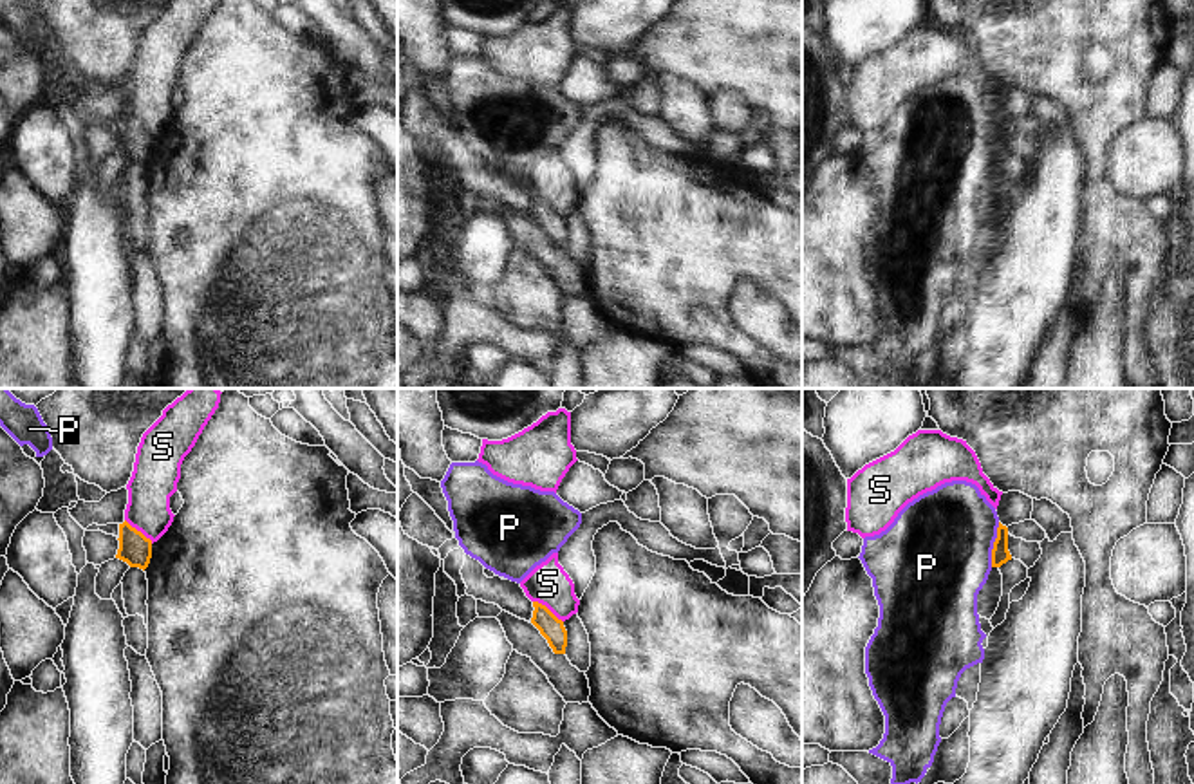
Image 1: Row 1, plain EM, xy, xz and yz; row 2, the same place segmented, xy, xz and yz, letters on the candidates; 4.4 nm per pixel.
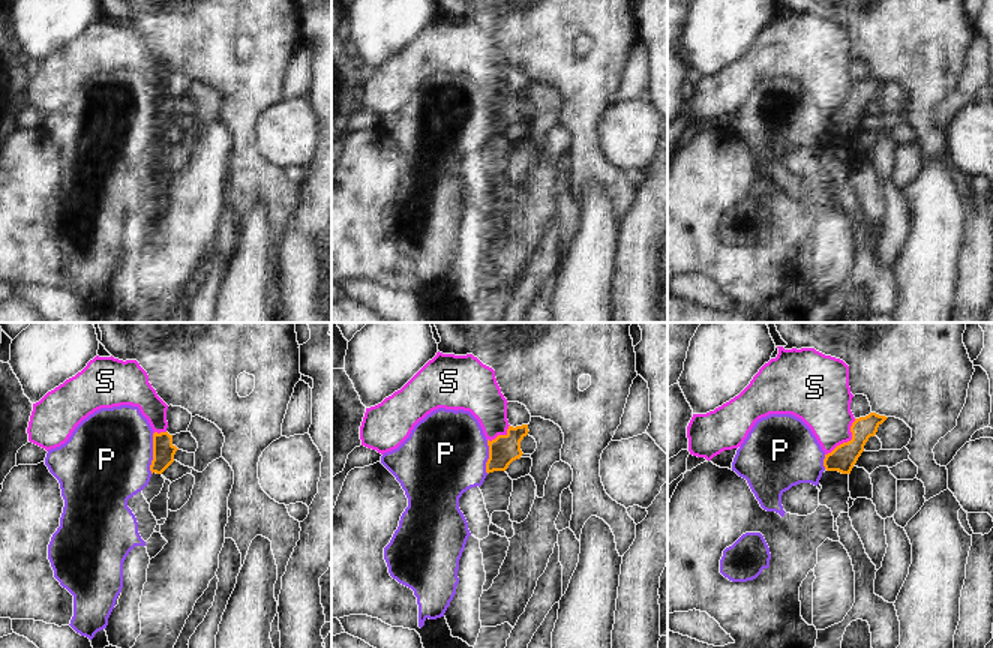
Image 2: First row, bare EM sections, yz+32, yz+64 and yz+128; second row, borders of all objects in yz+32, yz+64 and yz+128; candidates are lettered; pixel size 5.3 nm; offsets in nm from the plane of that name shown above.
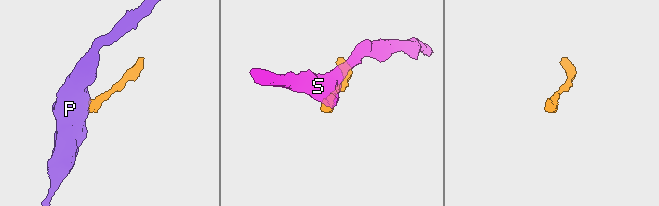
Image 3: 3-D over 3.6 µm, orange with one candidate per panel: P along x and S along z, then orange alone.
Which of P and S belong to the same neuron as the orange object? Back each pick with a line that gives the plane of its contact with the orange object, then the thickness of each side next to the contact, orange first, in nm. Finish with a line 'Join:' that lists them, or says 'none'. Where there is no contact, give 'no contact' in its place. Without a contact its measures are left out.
Join: none

